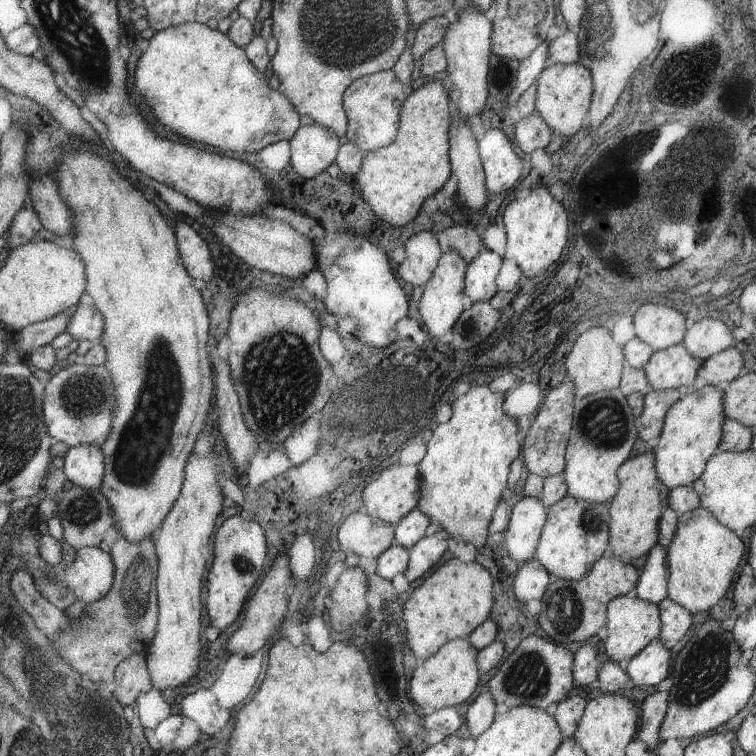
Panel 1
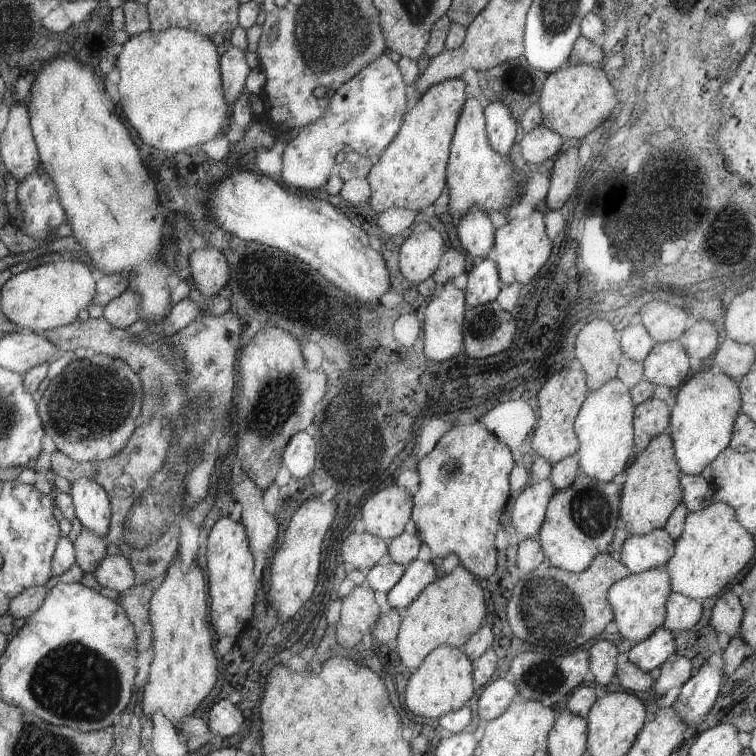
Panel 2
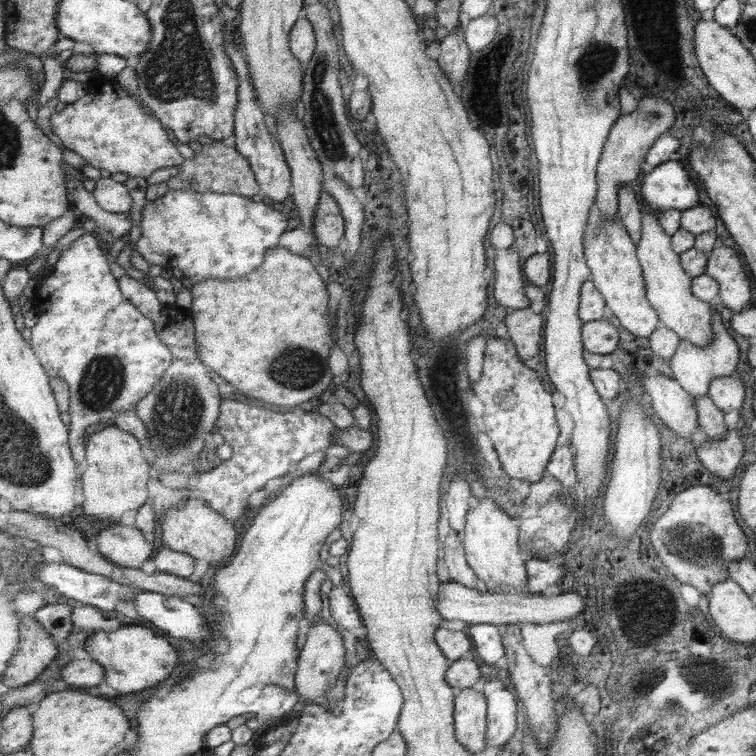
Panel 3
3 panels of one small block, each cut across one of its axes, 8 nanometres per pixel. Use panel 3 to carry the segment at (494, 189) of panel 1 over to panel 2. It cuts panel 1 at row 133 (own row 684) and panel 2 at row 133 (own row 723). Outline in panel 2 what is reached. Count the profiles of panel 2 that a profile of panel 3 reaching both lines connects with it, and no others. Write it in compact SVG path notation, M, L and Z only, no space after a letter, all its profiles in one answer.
M493 102L487 106L487 130L491 146L505 158L511 158L509 152L517 138L517 122L513 120L513 112L503 102Z

